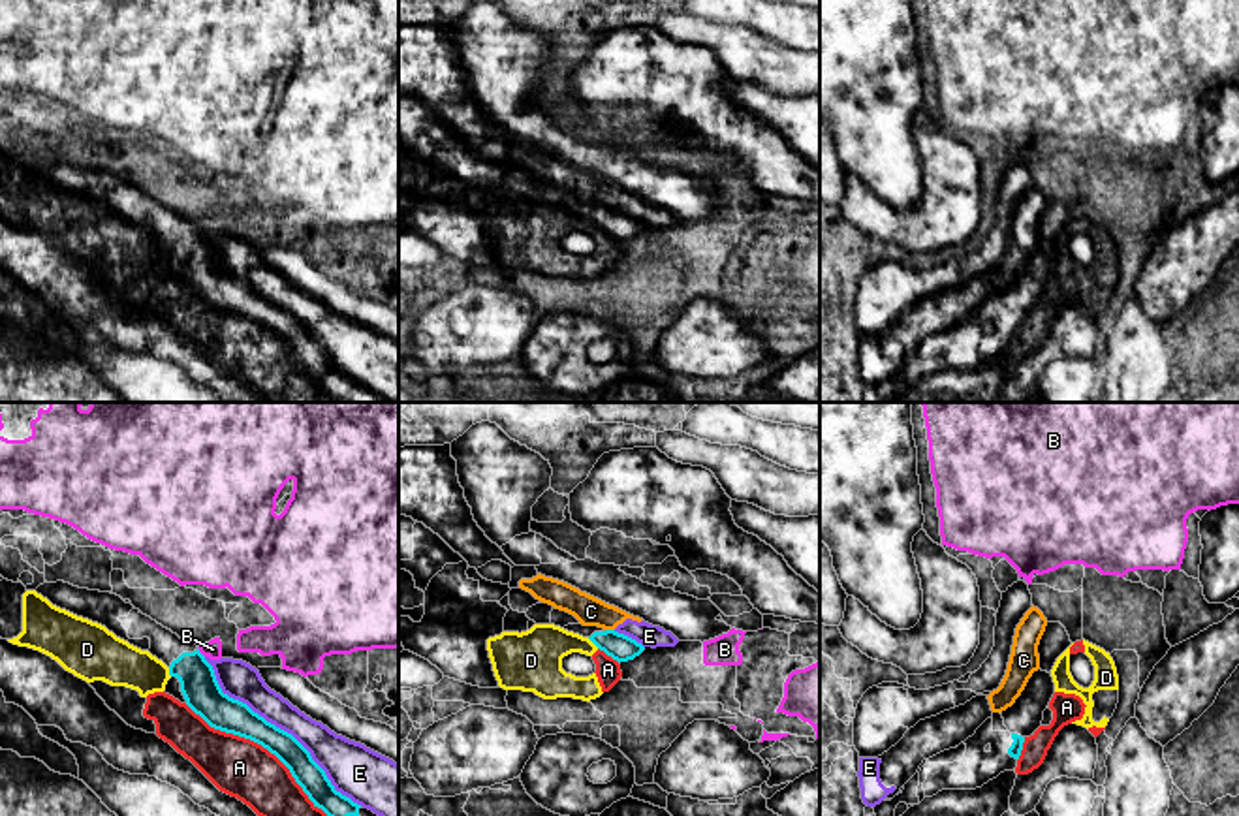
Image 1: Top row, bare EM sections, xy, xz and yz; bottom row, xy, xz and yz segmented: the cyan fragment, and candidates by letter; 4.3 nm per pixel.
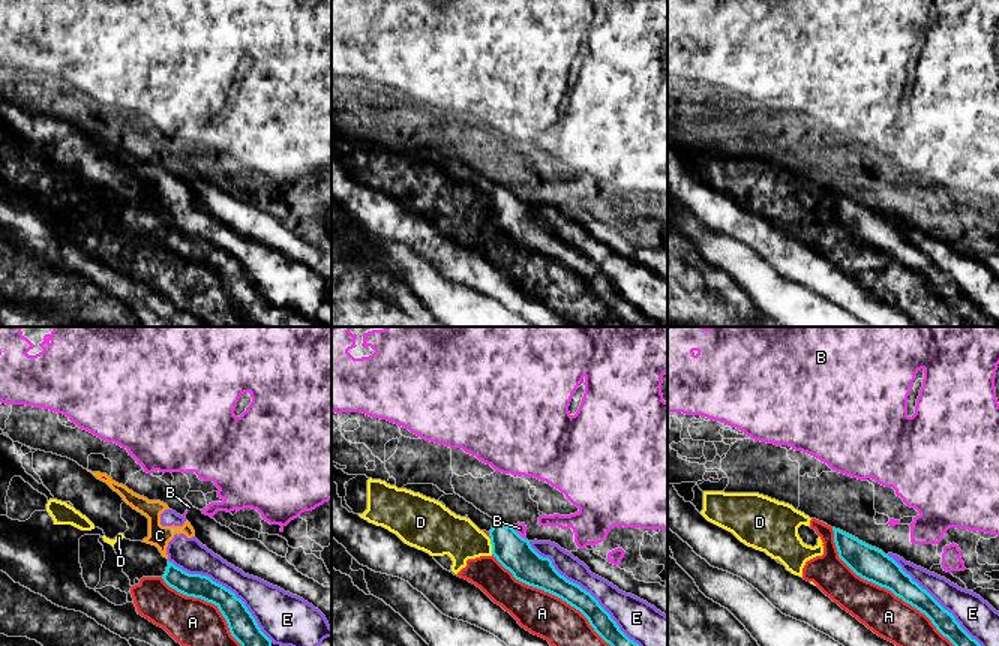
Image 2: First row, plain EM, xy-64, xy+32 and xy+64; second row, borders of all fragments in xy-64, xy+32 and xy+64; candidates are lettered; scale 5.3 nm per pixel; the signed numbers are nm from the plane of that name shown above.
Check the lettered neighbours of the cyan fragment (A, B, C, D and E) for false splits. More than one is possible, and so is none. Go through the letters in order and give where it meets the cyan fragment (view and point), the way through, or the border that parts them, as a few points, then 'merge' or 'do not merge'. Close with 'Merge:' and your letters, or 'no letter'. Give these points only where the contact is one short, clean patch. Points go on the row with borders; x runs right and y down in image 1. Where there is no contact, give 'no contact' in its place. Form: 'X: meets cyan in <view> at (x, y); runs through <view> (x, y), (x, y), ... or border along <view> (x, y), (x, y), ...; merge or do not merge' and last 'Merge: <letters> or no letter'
A: meets cyan in xy at (260, 743); do not merge
B: meets cyan in xy at (200, 653); do not merge
C: meets cyan in xz at (610, 630); do not merge
D: meets cyan in xz at (593, 642); runs through xz (621, 647), (610, 642), (593, 642), (548, 643), (536, 655); merge
E: meets cyan in xy at (279, 728); do not merge
Merge: D

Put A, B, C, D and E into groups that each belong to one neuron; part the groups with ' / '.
A / B / C E / D

